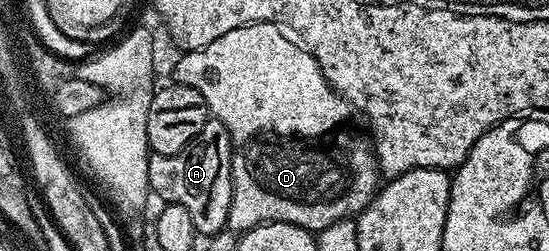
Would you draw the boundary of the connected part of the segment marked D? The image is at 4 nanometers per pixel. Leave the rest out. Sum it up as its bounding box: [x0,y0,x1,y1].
[173,23,380,235]

